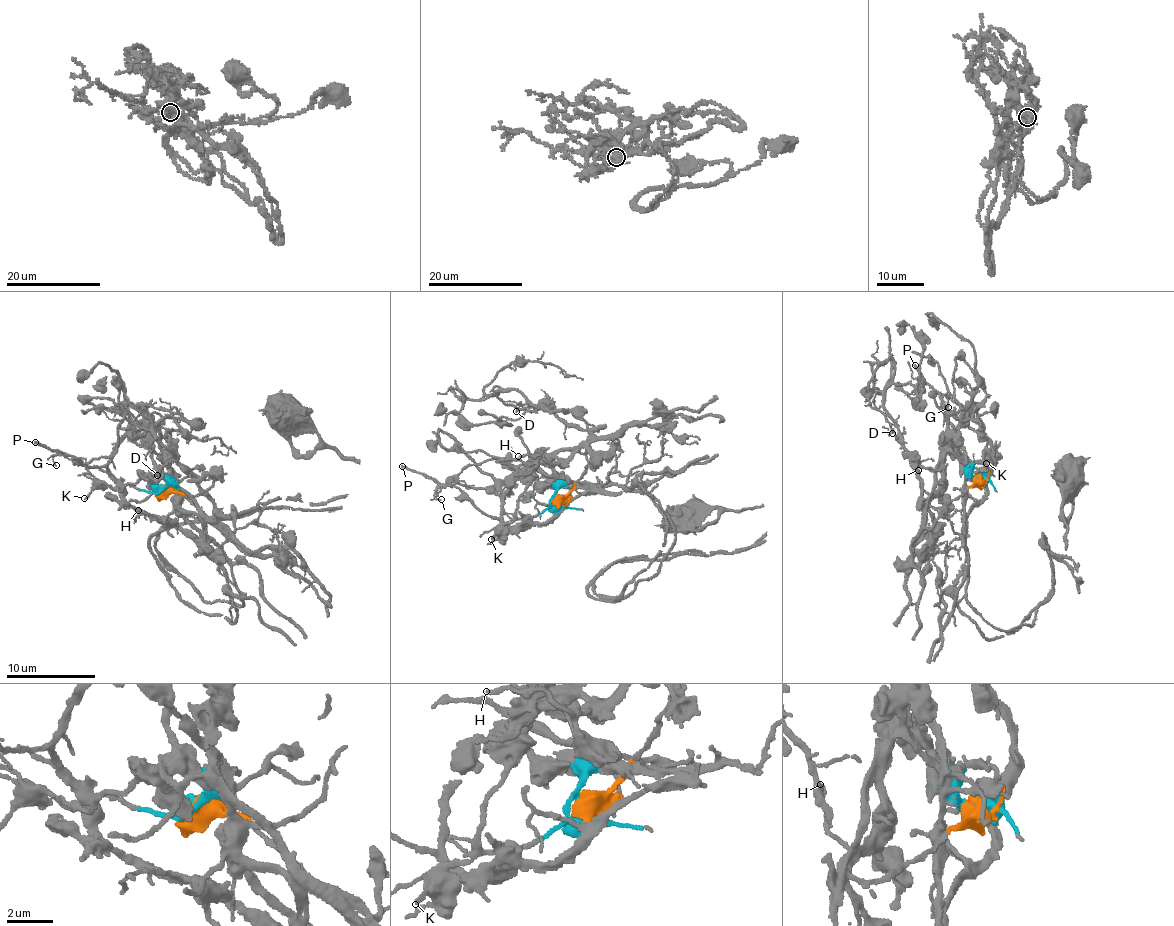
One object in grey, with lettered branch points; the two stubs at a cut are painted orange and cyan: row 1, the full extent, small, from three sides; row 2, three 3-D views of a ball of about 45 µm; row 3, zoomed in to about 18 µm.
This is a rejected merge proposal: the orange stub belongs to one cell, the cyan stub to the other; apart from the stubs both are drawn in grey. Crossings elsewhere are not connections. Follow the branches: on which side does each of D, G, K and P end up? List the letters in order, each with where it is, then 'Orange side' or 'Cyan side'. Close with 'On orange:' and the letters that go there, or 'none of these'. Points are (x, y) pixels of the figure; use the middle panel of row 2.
D: Place: (516, 411). Orange side
G: Place: (441, 499). Cyan side
K: Place: (491, 539). Cyan side
P: Place: (402, 466). Cyan side
On orange: D

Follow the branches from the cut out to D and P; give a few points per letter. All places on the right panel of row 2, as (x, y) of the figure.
D: (980, 480), (946, 506), (931, 508), (923, 503), (913, 455), (905, 447), (896, 425), (890, 426), (893, 432)
P: (980, 478), (986, 465), (989, 466), (992, 444), (945, 406), (914, 365)

